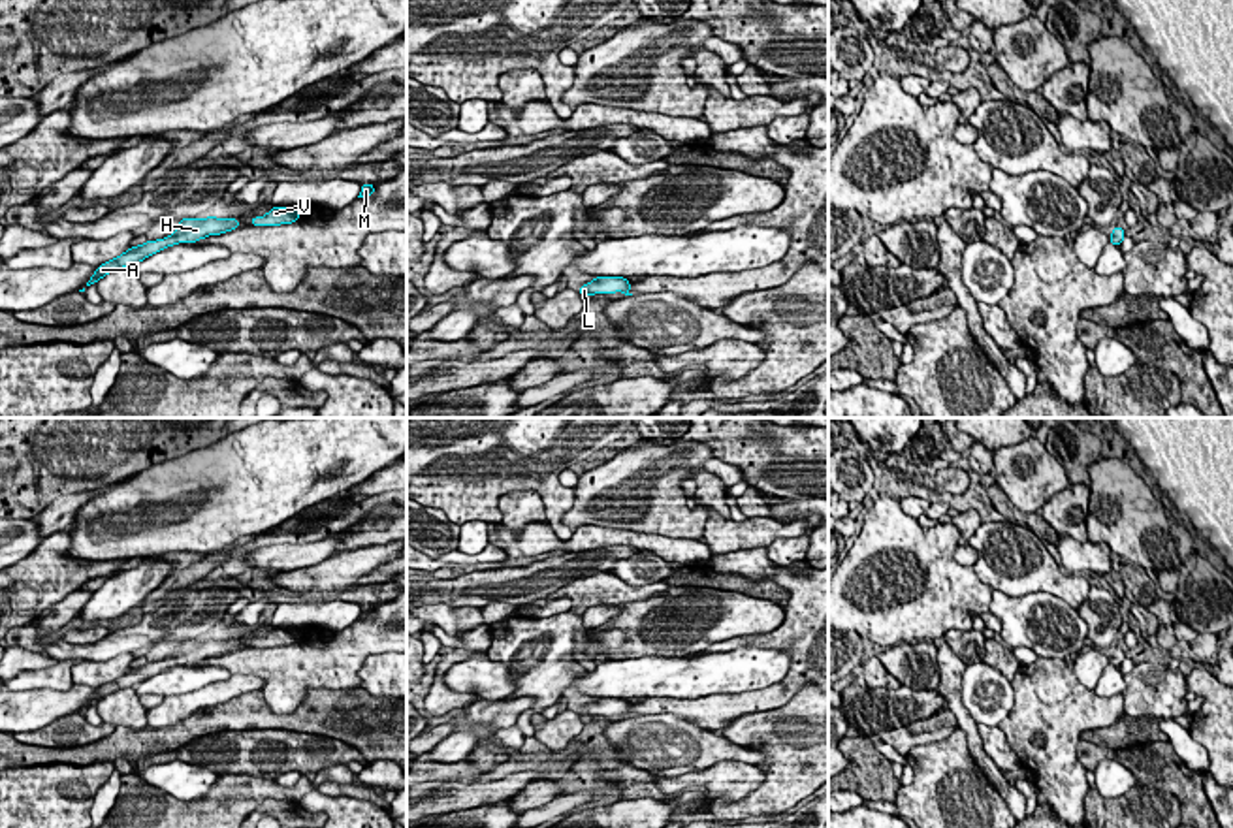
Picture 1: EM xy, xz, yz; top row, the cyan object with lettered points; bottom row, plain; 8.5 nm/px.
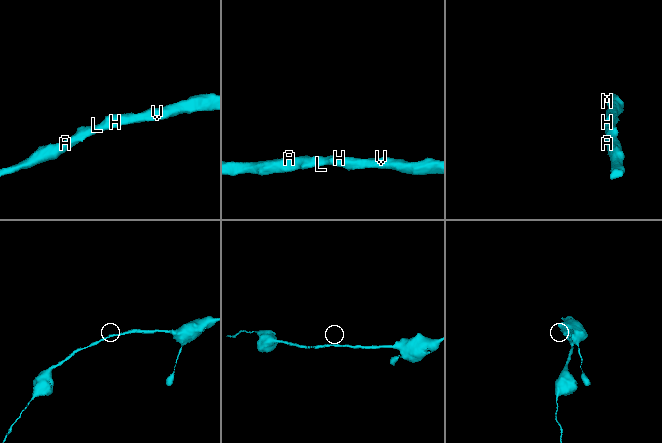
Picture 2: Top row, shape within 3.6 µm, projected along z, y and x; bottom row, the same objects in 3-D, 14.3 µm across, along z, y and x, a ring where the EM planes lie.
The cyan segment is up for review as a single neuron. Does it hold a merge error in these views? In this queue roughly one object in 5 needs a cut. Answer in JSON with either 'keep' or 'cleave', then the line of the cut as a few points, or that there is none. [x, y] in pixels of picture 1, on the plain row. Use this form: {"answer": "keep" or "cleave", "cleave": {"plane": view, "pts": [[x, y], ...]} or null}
{"answer": "keep", "cleave": null}

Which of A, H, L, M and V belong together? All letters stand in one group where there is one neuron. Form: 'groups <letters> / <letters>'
groups A H L M V

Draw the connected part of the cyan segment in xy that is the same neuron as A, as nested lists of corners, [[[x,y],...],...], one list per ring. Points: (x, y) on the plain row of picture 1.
[[[207,638],[203,642],[183,640],[179,642],[179,649],[175,651],[173,657],[158,662],[147,662],[139,668],[128,670],[124,676],[117,677],[115,681],[102,685],[96,691],[96,694],[88,700],[87,708],[96,706],[102,698],[120,689],[136,689],[147,677],[152,677],[171,666],[196,664],[207,657],[218,657],[237,649],[239,649],[239,642],[232,638],[230,640]]]

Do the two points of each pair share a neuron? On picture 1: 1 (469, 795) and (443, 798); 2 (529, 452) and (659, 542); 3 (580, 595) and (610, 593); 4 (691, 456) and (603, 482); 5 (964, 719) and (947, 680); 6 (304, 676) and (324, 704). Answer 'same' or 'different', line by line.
1: same
2: different
3: same
4: same
5: same
6: different

